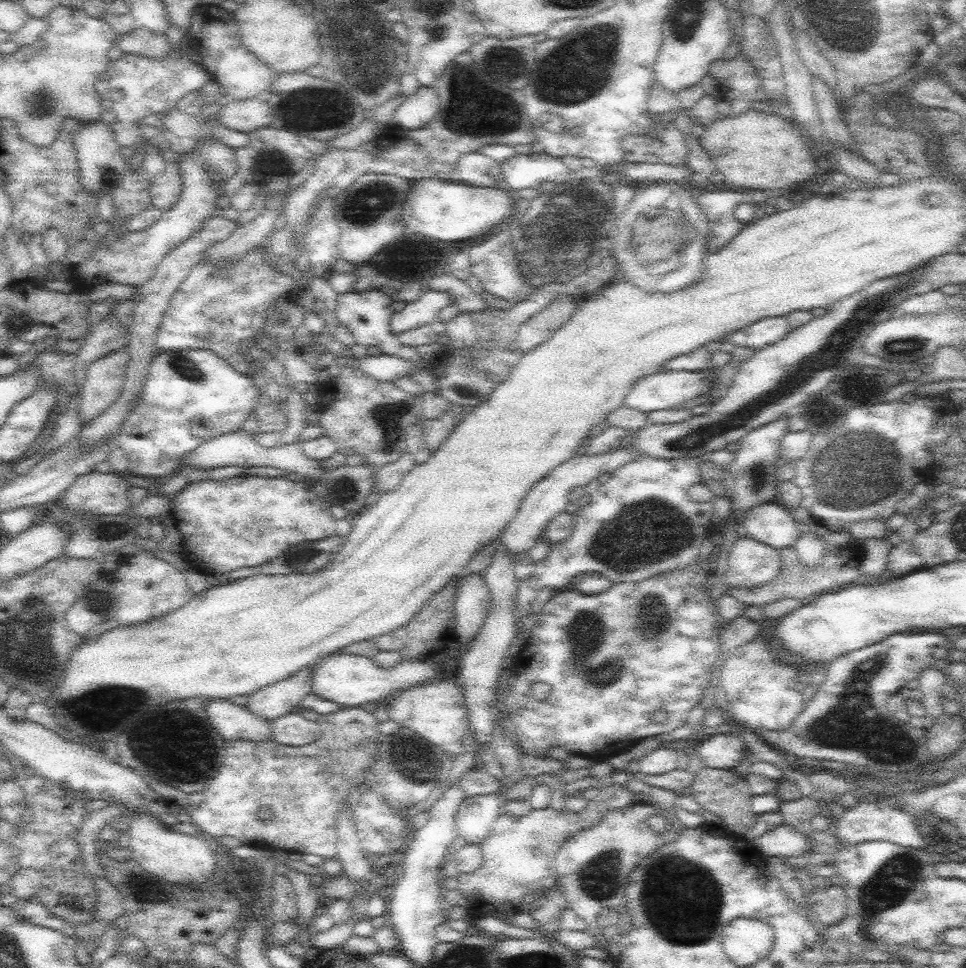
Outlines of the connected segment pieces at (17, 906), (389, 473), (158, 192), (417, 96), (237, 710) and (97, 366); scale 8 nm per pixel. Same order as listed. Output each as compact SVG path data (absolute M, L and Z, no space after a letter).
M18 899L12 906L14 914L22 916L27 921L36 924L36 926L44 926L51 930L58 930L66 934L66 937L75 937L76 927L70 925L66 920L52 914L46 906L38 901L26 901Z
M406 451L400 460L386 464L382 469L377 470L376 485L373 492L371 492L371 498L367 501L367 507L372 502L376 502L381 494L398 488L400 483L404 481L406 474L409 474L410 470L413 470L415 467L414 456Z
M179 159L168 162L165 170L152 177L150 183L151 204L162 212L170 211L178 202L182 188L182 173L180 172Z
M433 85L418 86L415 94L396 109L386 126L398 125L406 130L416 130L428 124L439 111L439 96Z
M214 699L207 702L207 713L213 725L223 734L225 742L235 740L253 740L262 742L263 740L273 740L272 721L259 717L246 705L232 704L228 699Z
M125 346L89 366L80 398L80 417L84 426L118 400L130 359L130 349Z

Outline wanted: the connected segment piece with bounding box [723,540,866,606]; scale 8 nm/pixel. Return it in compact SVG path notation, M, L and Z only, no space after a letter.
M855 540L855 542L848 542L844 546L840 546L836 551L824 553L820 564L815 566L812 570L801 562L798 551L795 546L782 549L782 568L778 576L773 581L759 586L756 589L740 589L734 587L724 587L723 594L729 594L735 597L739 604L753 604L754 606L762 606L763 604L770 604L777 600L784 600L784 598L806 598L810 594L819 594L824 590L829 592L842 590L862 581L866 577L861 572L861 564L866 554L866 541Z

